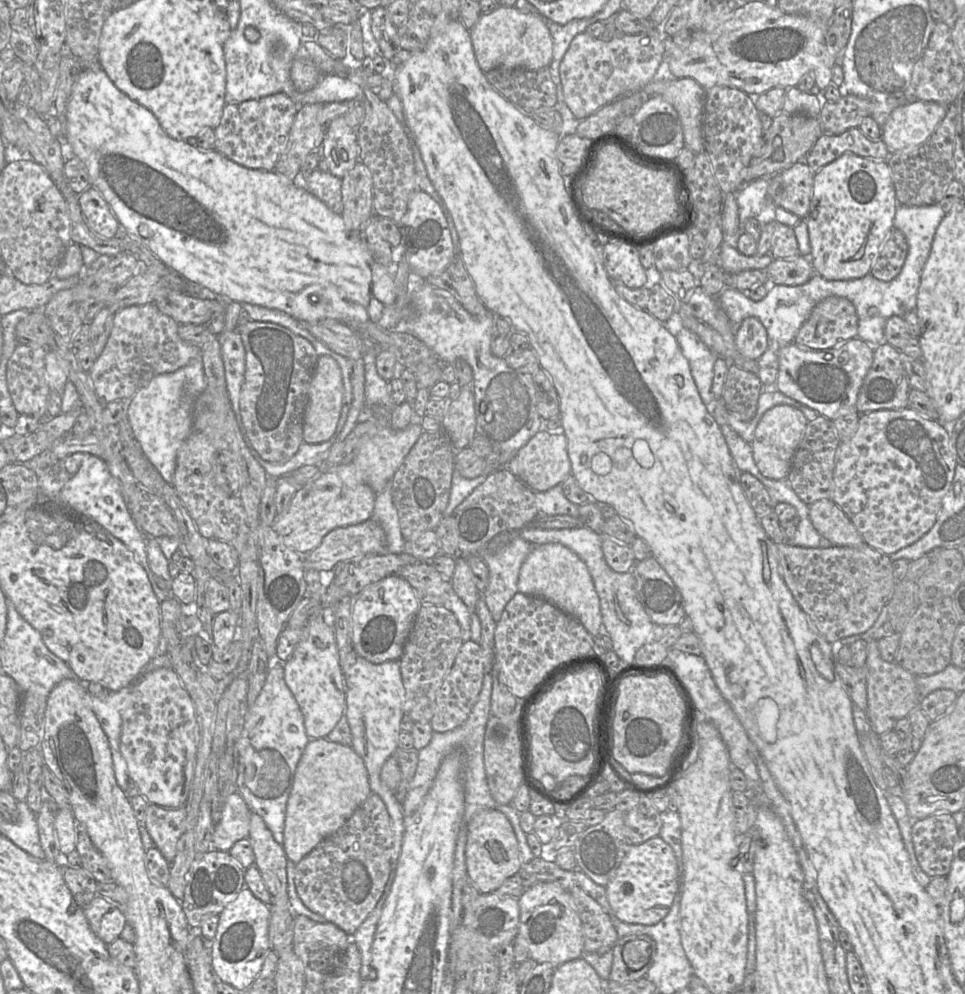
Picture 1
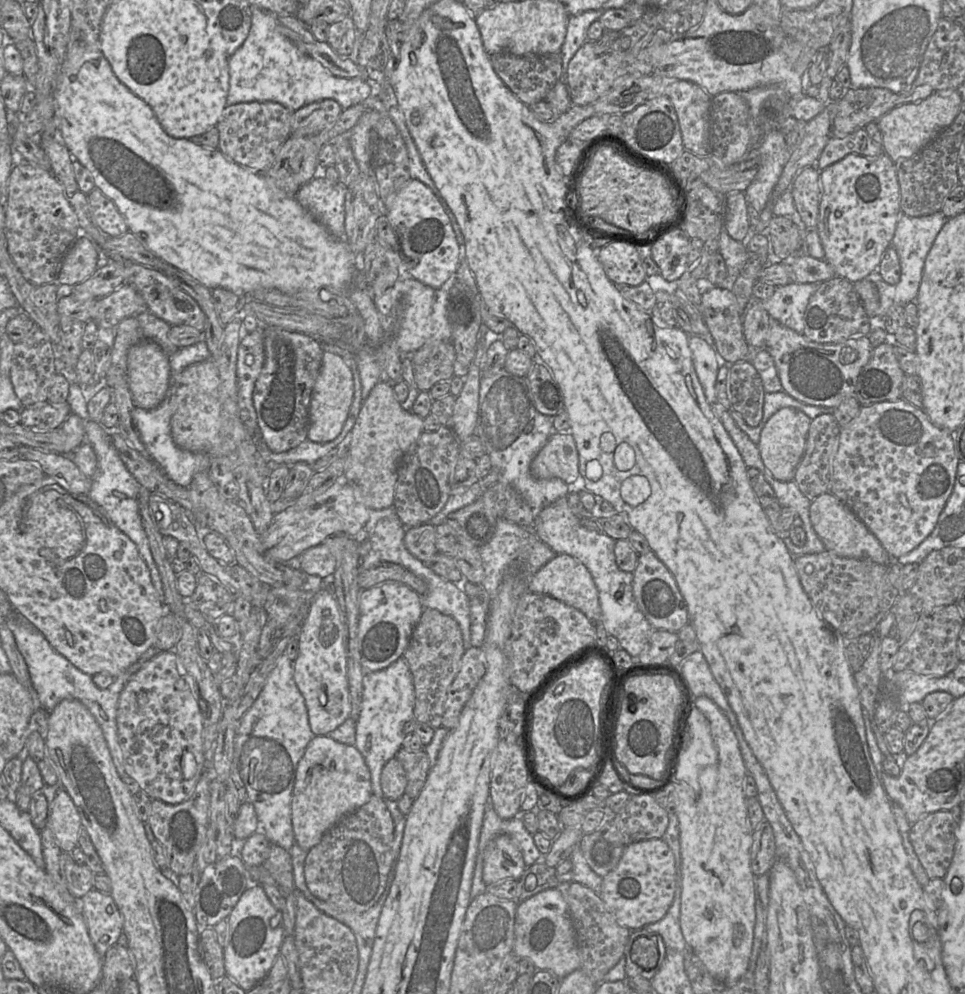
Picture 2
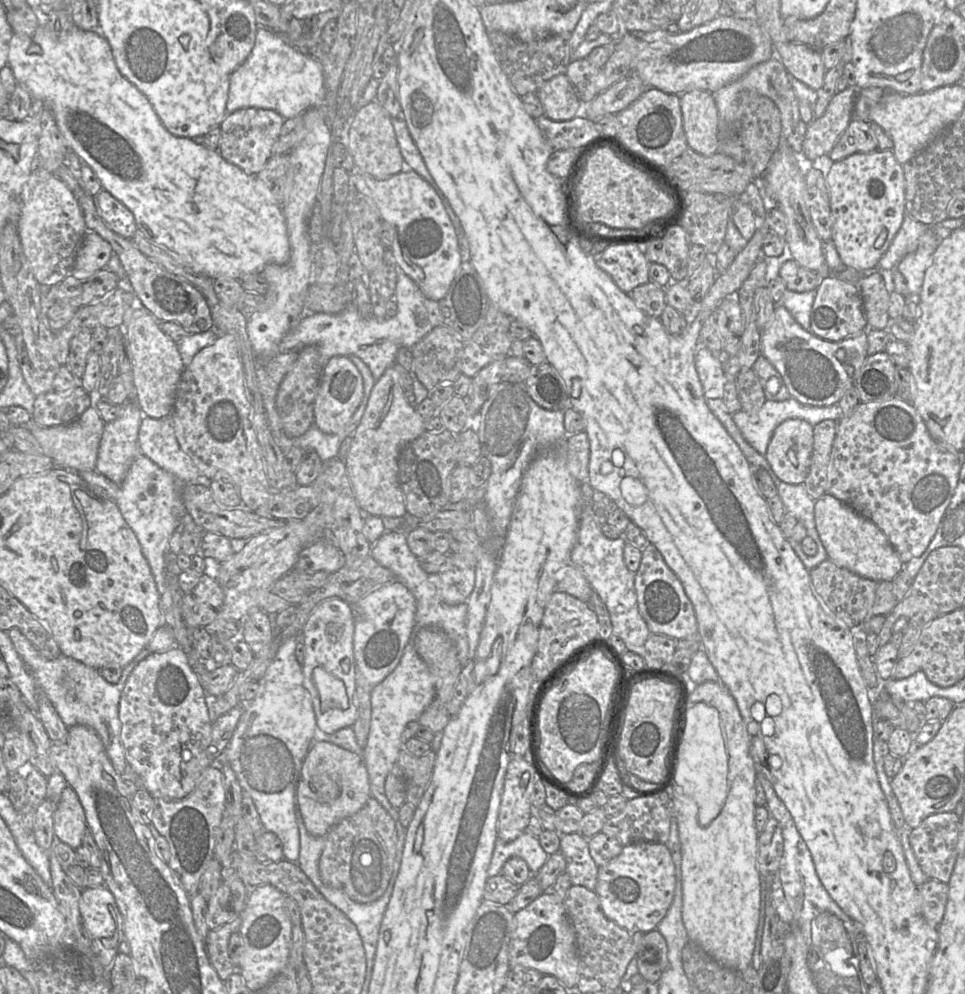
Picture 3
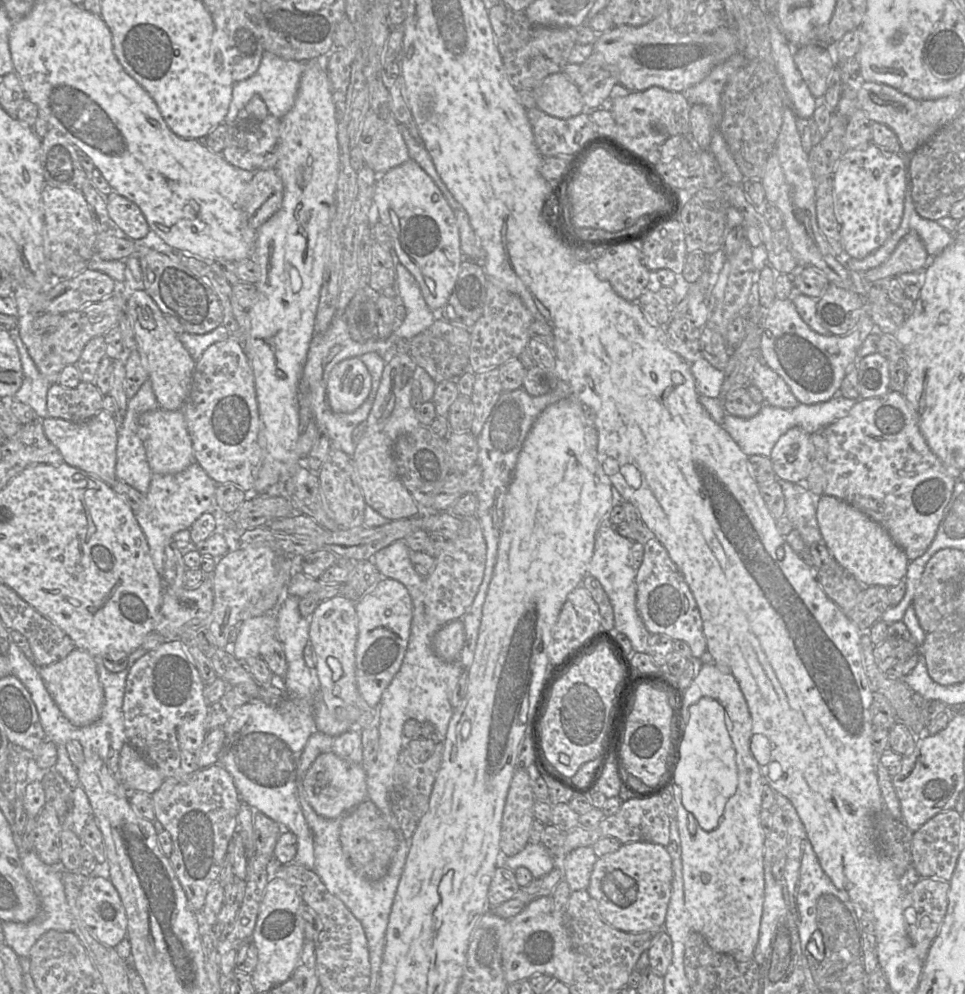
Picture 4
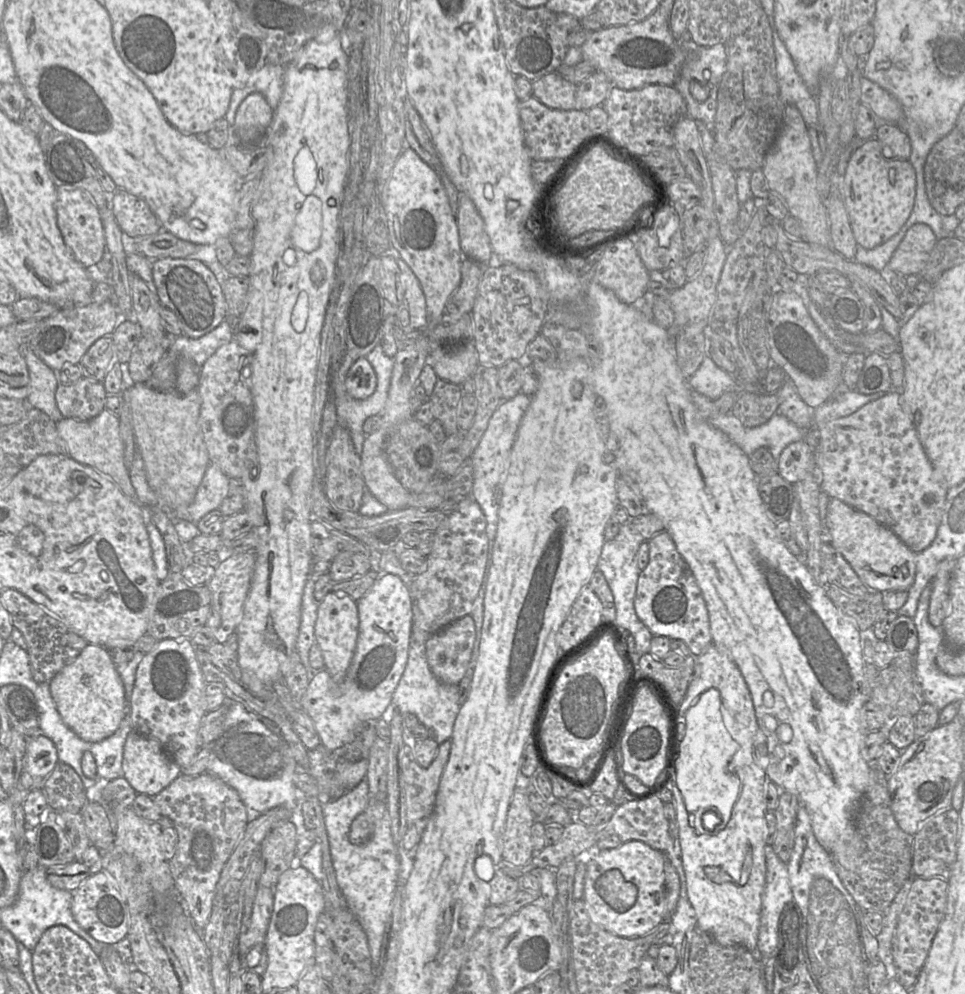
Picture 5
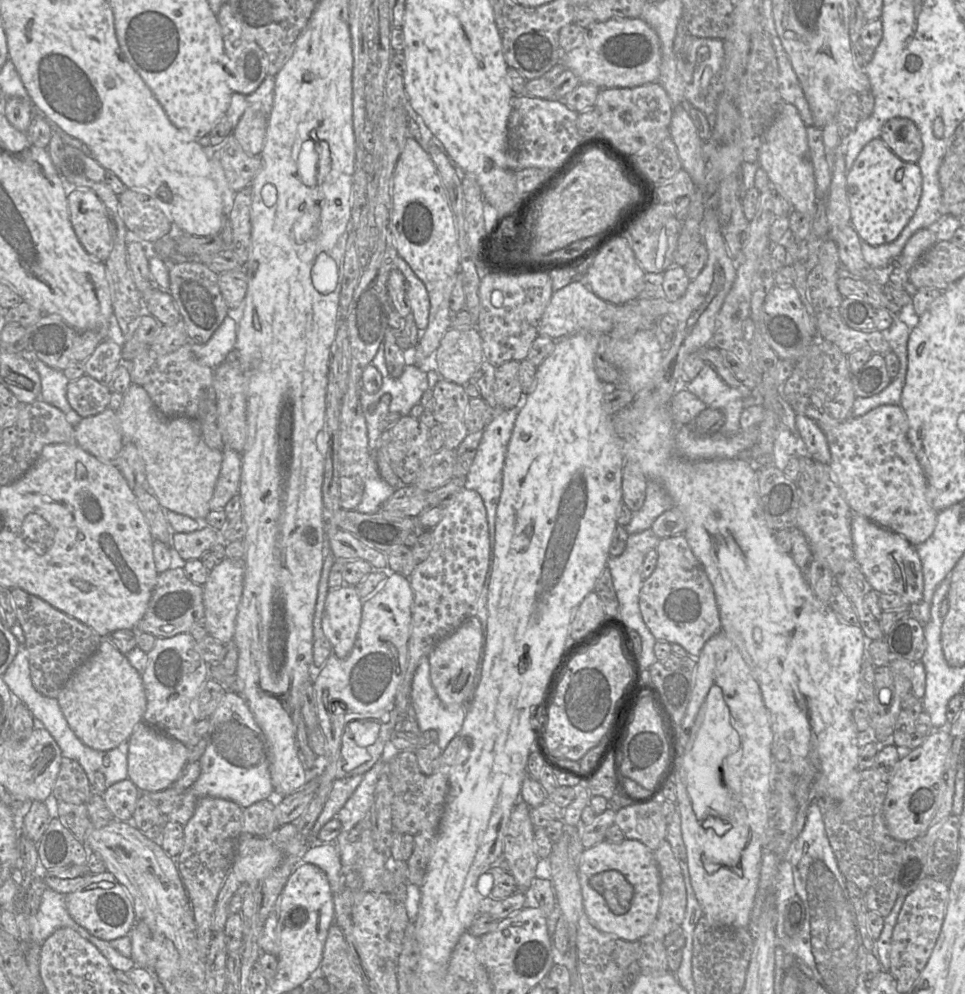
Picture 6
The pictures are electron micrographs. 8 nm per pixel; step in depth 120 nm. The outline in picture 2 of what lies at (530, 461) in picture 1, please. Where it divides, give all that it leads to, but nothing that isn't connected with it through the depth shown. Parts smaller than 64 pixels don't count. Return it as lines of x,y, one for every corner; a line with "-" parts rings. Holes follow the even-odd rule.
570,432
554,433
538,452
530,465
536,479
559,478
573,484
579,474
579,456
575,440

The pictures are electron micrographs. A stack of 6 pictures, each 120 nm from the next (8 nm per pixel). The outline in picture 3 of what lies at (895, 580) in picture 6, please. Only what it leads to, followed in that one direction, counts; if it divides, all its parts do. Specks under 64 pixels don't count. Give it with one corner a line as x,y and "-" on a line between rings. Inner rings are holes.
825,493
815,501
815,524
828,558
838,566
878,582
892,581
904,563
882,530
850,505

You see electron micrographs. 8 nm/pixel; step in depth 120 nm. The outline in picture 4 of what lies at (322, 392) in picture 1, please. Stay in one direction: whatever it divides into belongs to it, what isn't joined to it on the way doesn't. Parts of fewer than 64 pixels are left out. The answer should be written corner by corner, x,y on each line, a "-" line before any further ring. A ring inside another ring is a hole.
359,357
339,362
327,382
327,401
336,413
351,413
359,408
371,391
371,375

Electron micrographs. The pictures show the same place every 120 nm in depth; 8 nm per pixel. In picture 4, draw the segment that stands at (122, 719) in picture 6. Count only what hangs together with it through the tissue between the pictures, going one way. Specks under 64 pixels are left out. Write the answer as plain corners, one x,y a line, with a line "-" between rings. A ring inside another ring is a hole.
74,649
64,659
39,668
39,672
52,699
72,724
83,727
98,720
104,691
97,672
96,658
84,650

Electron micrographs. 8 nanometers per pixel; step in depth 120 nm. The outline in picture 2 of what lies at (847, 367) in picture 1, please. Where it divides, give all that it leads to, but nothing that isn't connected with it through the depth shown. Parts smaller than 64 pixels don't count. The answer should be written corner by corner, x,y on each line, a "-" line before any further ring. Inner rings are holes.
775,321
770,326
763,348
774,360
782,391
804,404
831,411
847,398
855,396
858,376
873,351
868,336
852,337
840,343
822,344
810,341
802,333

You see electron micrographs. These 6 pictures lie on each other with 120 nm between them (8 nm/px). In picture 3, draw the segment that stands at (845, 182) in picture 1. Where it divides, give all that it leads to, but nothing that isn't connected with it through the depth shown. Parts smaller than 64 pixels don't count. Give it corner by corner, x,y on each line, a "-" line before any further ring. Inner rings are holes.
878,149
868,153
854,153
834,162
828,156
821,156
813,163
820,163
827,168
826,184
832,214
831,240
843,264
860,272
861,276
877,273
878,262
889,248
904,218
905,178
902,165
898,163
892,150

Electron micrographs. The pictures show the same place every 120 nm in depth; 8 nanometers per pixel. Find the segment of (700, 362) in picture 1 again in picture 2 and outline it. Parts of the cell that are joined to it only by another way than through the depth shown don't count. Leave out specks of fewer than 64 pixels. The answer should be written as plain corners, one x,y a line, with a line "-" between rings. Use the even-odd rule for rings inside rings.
689,335
688,345
692,353
692,362
703,388
707,402
711,405
717,402
715,384
719,367
723,362
719,359
714,346
704,338

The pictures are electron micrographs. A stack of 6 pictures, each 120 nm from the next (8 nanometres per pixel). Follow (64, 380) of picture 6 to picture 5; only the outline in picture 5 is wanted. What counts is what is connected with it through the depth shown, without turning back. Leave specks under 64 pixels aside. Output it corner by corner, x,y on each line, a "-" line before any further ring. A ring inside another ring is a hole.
20,345
20,352
25,358
30,378
27,405
43,411
55,422
62,420
55,401
56,389
60,384
58,373
38,358
29,345

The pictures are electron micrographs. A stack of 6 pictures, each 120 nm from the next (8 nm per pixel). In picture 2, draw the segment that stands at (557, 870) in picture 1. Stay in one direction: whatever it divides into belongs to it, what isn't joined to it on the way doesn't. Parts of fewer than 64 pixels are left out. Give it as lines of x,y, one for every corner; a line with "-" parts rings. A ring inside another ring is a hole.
543,856
536,863
525,868
519,882
521,888
520,901
526,900
541,891
561,887
556,876
556,869
548,866
543,861

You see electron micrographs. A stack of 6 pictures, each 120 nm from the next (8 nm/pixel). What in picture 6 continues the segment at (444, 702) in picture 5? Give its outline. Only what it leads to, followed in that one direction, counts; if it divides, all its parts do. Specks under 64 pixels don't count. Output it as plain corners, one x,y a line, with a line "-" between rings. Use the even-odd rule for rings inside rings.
425,657
416,669
412,681
411,704
416,710
420,735
433,728
438,732
437,744
441,751
459,735
466,716
463,706
449,709
440,700
430,677
429,657

